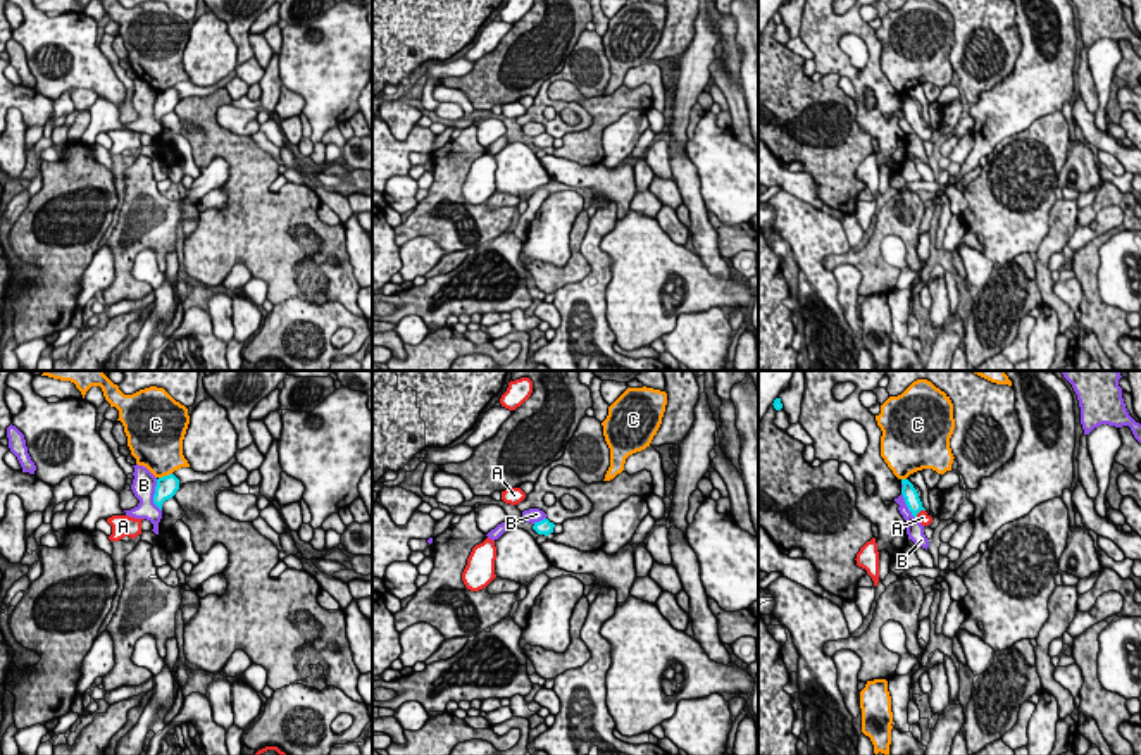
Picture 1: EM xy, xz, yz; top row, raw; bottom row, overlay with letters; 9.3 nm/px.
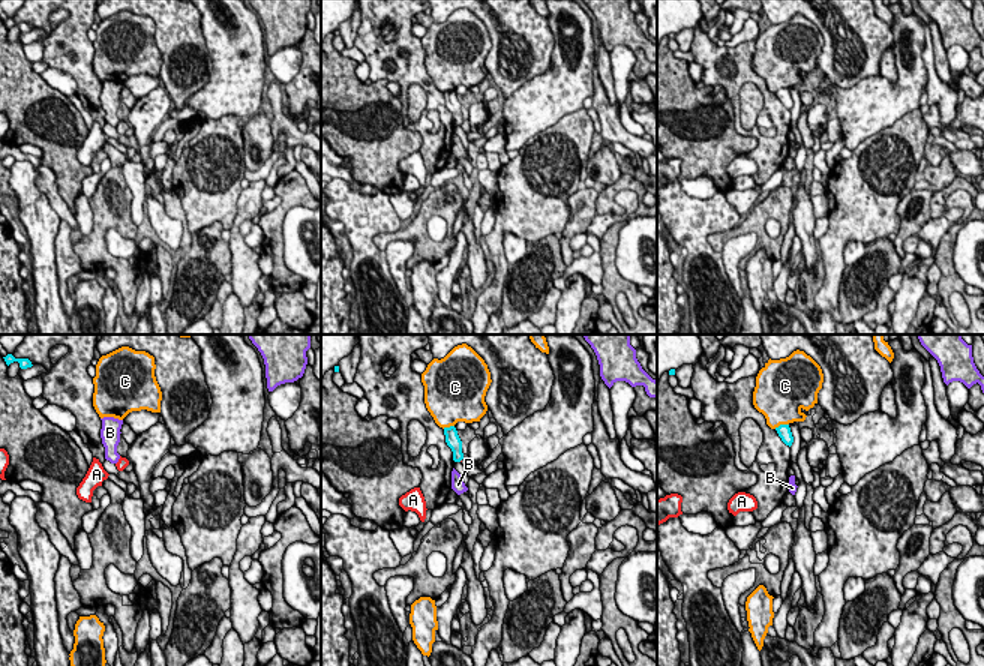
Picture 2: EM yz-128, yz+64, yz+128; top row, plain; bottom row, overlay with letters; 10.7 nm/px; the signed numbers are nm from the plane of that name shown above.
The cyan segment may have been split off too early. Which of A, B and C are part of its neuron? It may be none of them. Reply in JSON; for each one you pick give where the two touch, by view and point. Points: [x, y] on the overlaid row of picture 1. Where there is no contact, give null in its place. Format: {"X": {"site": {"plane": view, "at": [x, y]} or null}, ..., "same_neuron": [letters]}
{"A": {"site": {"plane": "yz", "at": [919, 511]}}, "same_neuron": ["A"]}

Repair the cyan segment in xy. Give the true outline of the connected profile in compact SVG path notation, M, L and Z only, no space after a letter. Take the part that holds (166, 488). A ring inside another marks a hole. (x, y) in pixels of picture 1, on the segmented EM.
M174 474L157 479L153 503L162 510L162 503L176 495L179 479Z

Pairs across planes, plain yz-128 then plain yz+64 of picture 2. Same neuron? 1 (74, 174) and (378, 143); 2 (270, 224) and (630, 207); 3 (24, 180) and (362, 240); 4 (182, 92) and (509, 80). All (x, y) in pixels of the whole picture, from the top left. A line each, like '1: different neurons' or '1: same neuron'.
1: same neuron
2: different neurons
3: same neuron
4: same neuron

